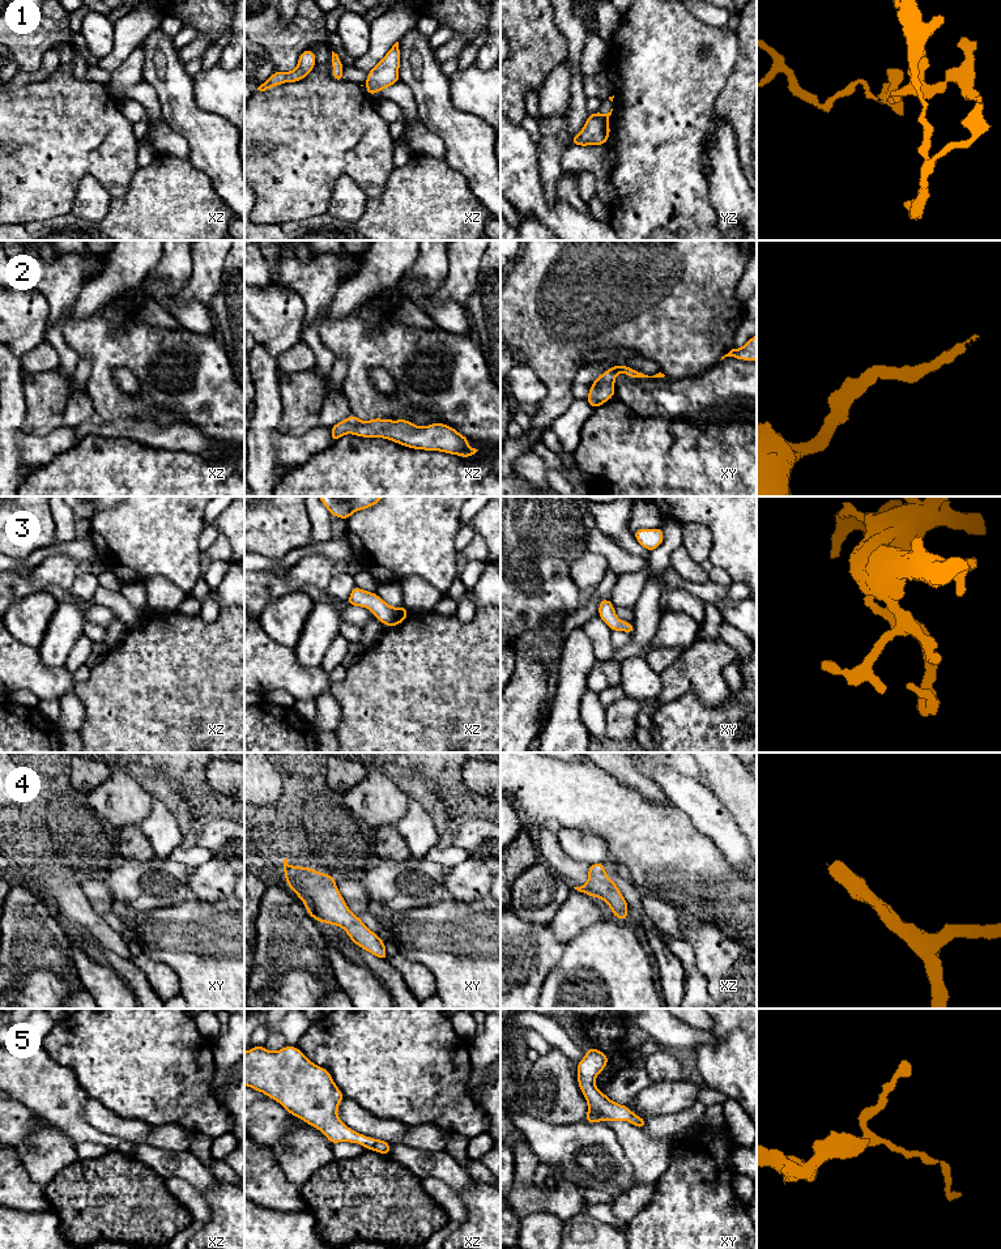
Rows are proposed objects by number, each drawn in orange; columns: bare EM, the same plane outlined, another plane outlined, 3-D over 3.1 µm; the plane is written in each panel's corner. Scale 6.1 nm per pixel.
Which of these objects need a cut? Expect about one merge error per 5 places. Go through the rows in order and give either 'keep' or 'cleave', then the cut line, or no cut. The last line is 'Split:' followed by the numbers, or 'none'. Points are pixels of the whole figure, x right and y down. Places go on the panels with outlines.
1: cleave; cut xz (369, 88), (373, 93)
2: keep; cut none
3: keep; cut none
4: keep; cut none
5: keep; cut none
Split: 1

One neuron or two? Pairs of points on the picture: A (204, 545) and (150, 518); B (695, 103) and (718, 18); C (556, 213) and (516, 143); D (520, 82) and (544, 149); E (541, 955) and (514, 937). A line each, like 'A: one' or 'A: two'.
A: two
B: two
C: one
D: two
E: one

